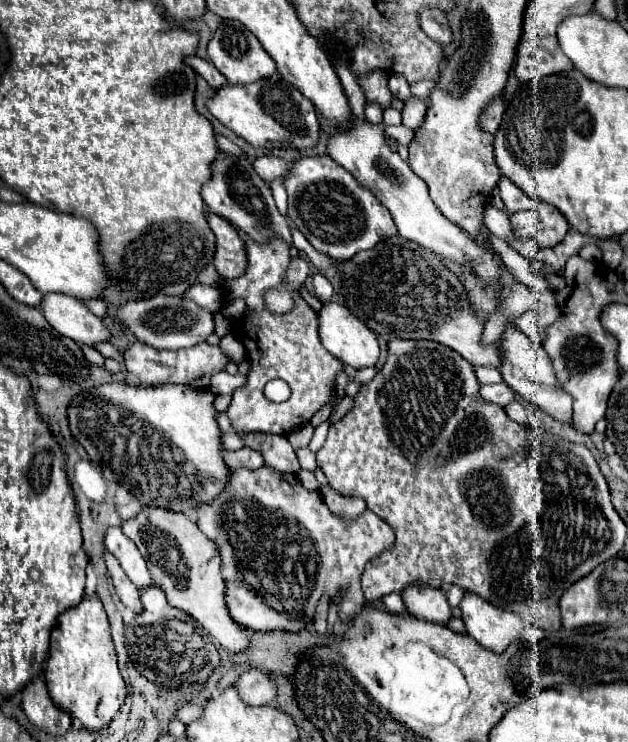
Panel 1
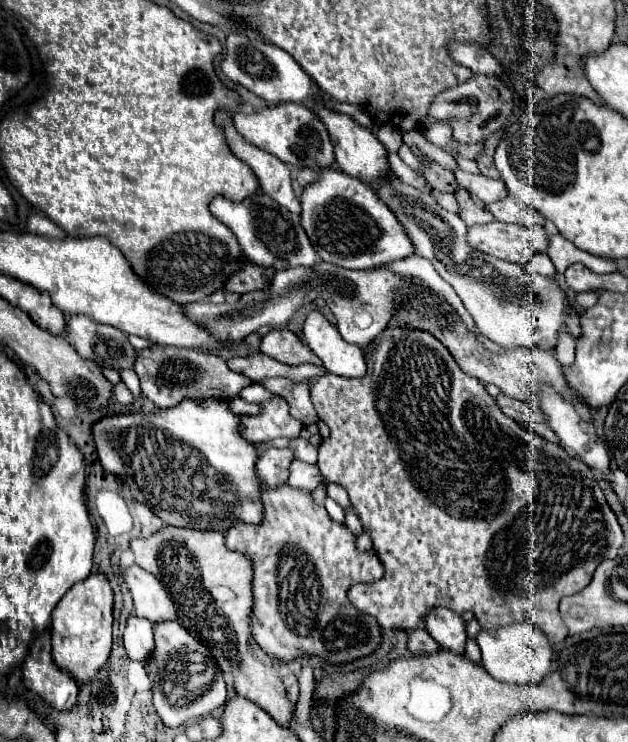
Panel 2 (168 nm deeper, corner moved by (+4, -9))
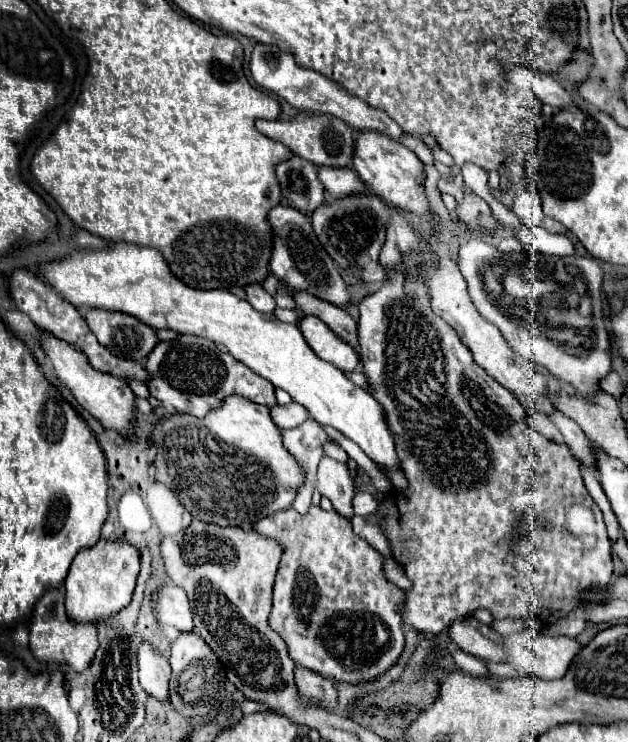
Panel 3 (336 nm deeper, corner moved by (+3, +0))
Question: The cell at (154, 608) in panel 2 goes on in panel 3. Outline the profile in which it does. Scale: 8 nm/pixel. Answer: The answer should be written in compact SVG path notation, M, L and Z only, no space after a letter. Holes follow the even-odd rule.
M164 584L152 600L156 600L156 616L162 624L172 626L178 632L194 632L190 604L182 588L174 584Z

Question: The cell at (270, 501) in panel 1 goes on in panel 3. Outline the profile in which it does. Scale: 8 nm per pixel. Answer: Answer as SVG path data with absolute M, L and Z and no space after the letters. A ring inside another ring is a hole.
M310 506L306 516L300 516L296 510L288 508L258 520L254 530L262 536L278 540L284 546L274 584L274 608L270 614L270 626L284 638L290 658L298 666L314 670L316 674L336 682L360 684L380 678L398 662L404 650L404 630L400 618L404 592L386 578L382 570L384 556L354 534L352 522L348 518L334 510L326 512L320 506Z

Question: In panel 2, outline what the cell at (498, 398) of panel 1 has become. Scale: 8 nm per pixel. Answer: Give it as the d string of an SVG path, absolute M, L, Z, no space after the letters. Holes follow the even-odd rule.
M503 393L497 395L495 401L499 403L499 409L501 409L505 415L509 415L511 419L515 419L515 421L521 421L521 423L529 423L529 421L533 421L533 423L543 423L543 413L541 413L541 409L539 409L537 405L521 403L521 401L517 401L517 399L513 399L513 397L507 397L507 395L503 395Z

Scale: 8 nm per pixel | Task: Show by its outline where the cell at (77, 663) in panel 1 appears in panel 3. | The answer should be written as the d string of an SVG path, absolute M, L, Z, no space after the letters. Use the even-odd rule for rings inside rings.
M100 538L94 546L76 554L66 576L66 612L74 622L102 622L120 612L132 600L136 576L140 572L140 550L122 540Z

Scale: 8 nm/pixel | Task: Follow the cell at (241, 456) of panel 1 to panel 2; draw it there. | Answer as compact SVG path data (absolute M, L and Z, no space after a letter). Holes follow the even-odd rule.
M285 447L285 449L267 449L259 455L257 463L255 463L255 471L259 475L259 479L265 485L281 485L287 481L287 467L293 459L293 453Z

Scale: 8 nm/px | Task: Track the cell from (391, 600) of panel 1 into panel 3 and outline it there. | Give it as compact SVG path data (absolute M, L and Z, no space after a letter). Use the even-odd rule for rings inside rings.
M454 648L452 658L454 658L454 662L458 664L458 668L460 668L462 672L470 674L470 676L480 676L480 678L488 678L488 676L492 676L492 674L488 672L486 664L484 664L480 658L474 658L474 656L462 652L460 648Z

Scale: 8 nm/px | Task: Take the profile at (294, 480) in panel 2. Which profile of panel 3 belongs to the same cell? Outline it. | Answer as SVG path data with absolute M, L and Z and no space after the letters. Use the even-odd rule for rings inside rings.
M324 456L318 466L318 490L322 496L330 498L334 510L340 512L344 518L354 516L352 498L356 496L356 488L346 464Z

